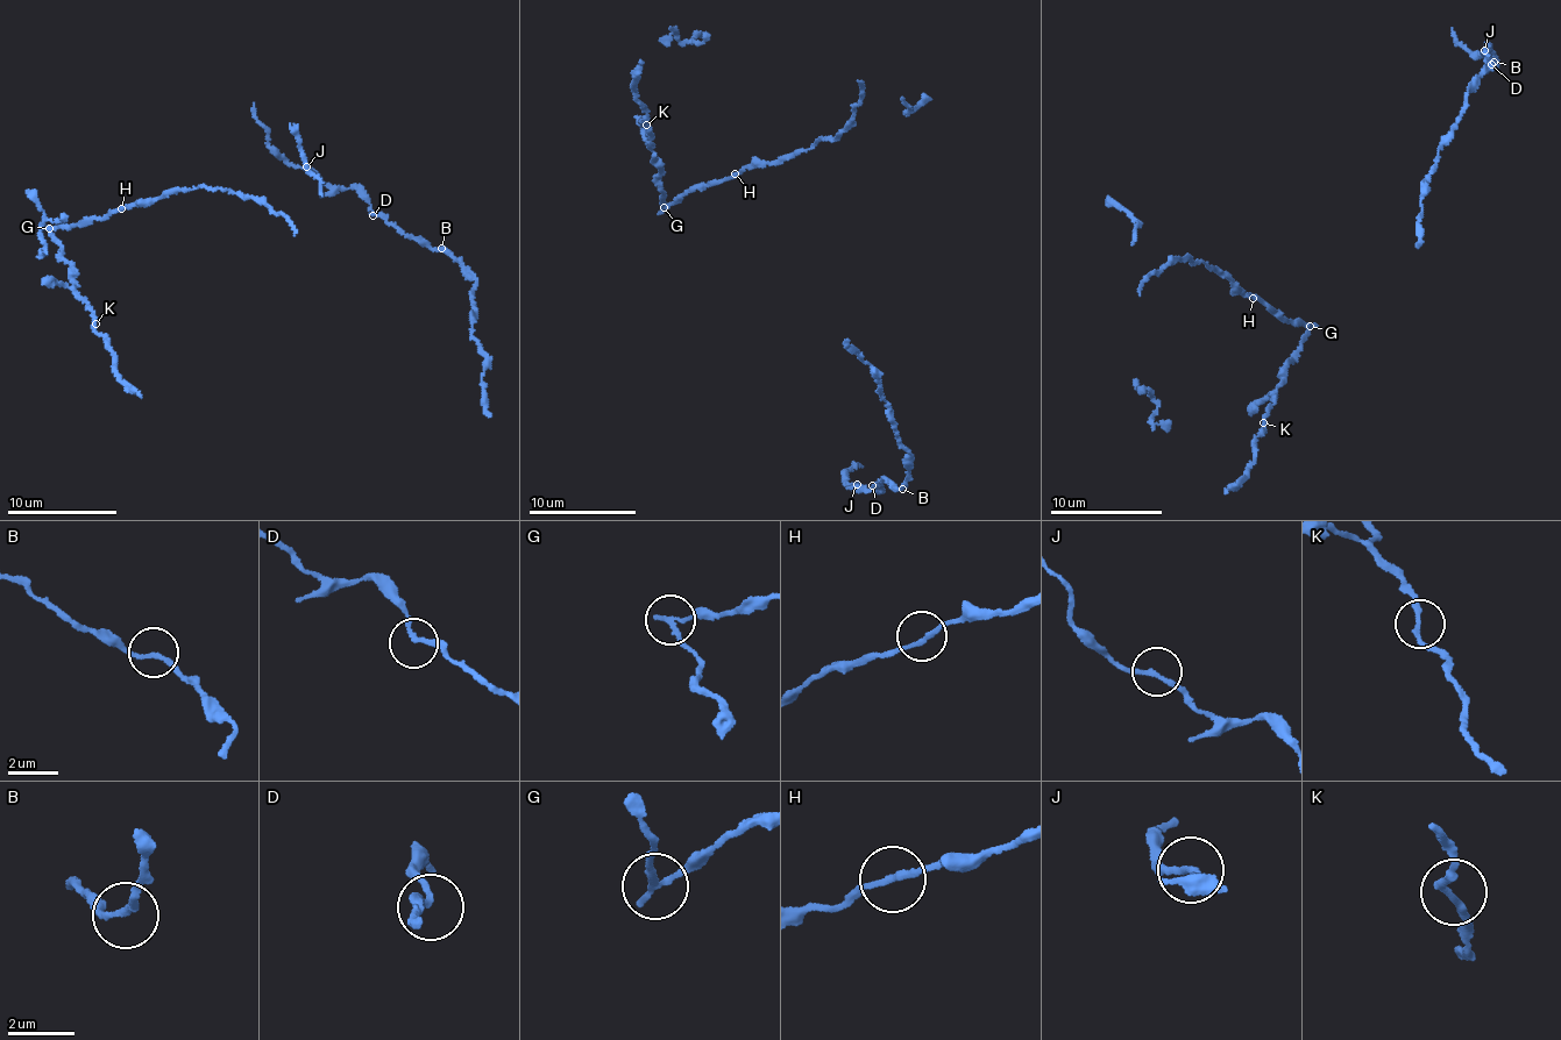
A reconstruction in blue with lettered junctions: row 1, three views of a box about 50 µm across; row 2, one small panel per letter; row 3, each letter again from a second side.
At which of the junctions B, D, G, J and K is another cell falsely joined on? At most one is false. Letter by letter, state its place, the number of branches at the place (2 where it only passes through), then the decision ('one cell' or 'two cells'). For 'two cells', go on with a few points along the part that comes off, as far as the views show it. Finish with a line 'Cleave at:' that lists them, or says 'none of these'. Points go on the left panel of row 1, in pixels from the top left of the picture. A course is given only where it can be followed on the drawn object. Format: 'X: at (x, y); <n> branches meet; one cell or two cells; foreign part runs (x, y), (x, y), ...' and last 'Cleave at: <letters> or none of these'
B: at (441, 248); 2 branches meet; one cell
D: at (373, 215); 2 branches meet; one cell
G: at (49, 228); 2 branches meet; two cells
J: at (306, 166); 2 branches meet; one cell
K: at (96, 323); 2 branches meet; one cell
Cleave at: G

